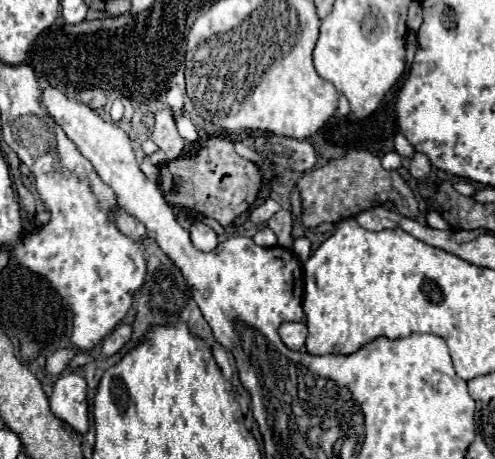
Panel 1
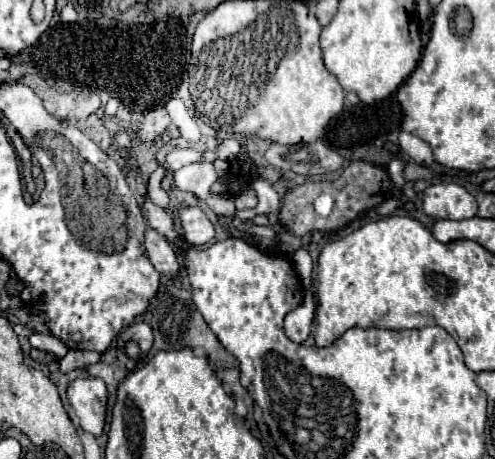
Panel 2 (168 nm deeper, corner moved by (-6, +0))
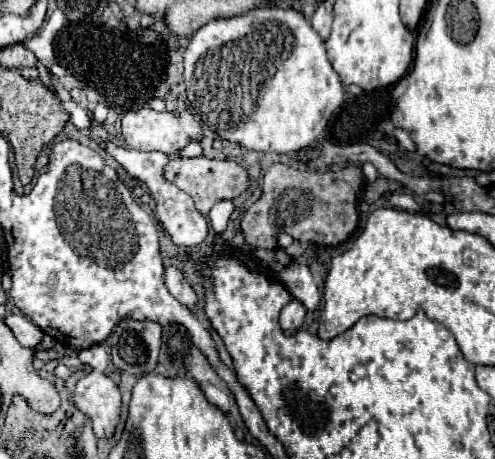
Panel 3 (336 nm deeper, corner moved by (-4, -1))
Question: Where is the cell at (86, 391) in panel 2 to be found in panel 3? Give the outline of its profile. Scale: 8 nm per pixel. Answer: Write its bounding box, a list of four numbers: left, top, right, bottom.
[74,372,120,438]

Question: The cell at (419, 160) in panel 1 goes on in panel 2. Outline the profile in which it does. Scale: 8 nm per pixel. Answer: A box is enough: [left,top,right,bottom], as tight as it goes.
[400,131,434,165]

